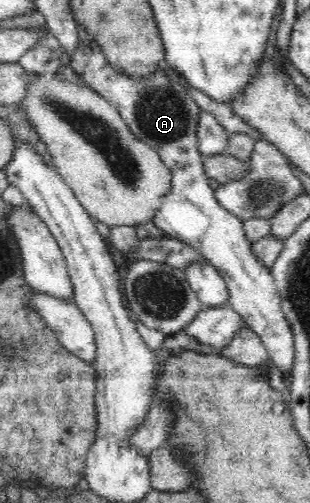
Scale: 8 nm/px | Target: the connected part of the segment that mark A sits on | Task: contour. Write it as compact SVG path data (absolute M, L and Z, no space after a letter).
M79 43L71 58L70 67L86 86L96 90L118 109L128 124L129 131L139 141L154 148L162 162L170 168L170 193L158 200L159 207L155 208L153 217L154 225L167 237L179 239L198 250L201 257L216 268L227 285L228 305L242 316L247 327L260 336L273 364L282 372L290 371L294 367L294 332L282 311L281 297L274 277L270 269L262 265L252 252L243 221L218 203L214 196L215 190L208 184L209 177L205 174L196 136L202 109L186 92L183 81L165 66L161 66L148 79L128 77L114 70L94 43L90 46Z

